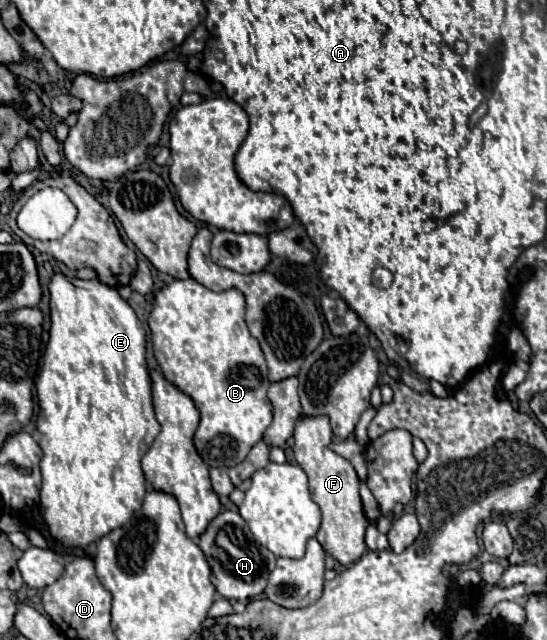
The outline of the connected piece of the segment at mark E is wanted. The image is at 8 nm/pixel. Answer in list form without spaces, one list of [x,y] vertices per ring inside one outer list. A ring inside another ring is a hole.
[[[54,274],[50,280],[50,318],[50,342],[36,382],[40,404],[36,428],[42,434],[40,448],[44,454],[40,460],[40,506],[52,538],[68,548],[86,548],[110,530],[124,526],[142,508],[146,478],[140,460],[158,436],[160,424],[152,408],[144,328],[116,288],[96,278],[80,280]]]

